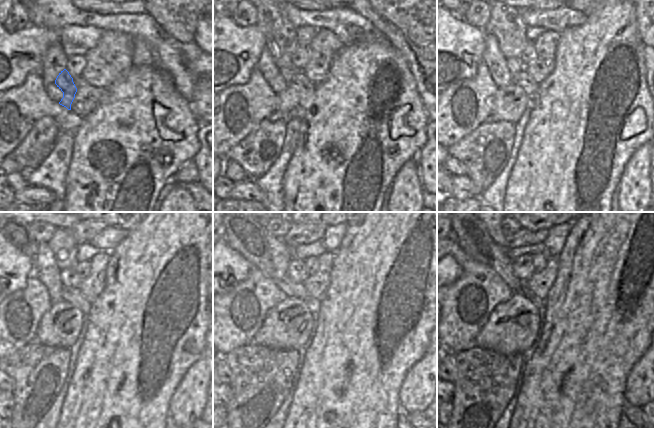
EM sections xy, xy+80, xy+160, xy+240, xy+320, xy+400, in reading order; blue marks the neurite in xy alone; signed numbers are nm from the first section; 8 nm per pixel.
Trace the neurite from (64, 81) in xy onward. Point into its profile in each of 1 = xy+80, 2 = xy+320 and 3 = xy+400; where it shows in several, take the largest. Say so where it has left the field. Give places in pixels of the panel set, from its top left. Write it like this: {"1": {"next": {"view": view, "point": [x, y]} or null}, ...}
{"1": {"next": {"view": "xy+80", "point": [288, 100]}}, "2": {"next": {"view": "xy+320", "point": [288, 325]}}, "3": {"next": {"view": "xy+400", "point": [512, 327]}}}

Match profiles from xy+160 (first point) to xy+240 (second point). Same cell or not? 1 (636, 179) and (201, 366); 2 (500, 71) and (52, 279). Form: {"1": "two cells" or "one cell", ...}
{"1": "one cell", "2": "one cell"}

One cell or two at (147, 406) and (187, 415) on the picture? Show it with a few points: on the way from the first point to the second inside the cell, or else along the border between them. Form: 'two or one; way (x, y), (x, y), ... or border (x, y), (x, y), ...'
two; border (176, 389), (169, 402), (168, 412)

